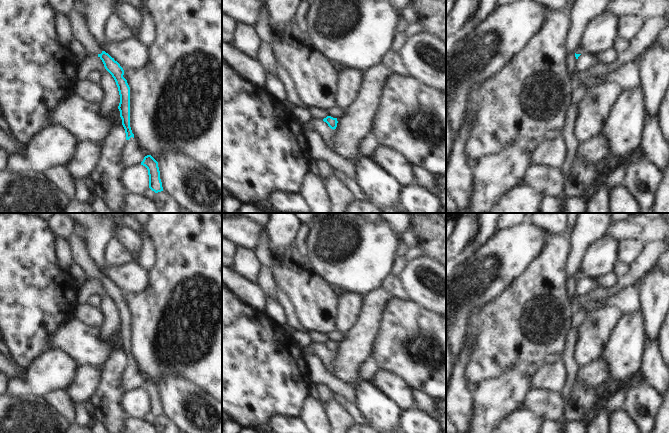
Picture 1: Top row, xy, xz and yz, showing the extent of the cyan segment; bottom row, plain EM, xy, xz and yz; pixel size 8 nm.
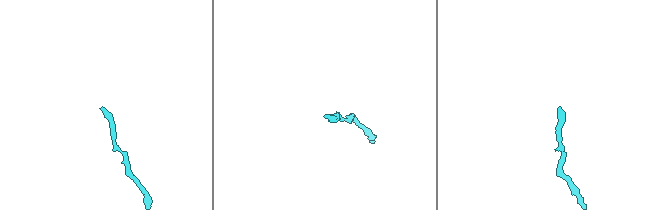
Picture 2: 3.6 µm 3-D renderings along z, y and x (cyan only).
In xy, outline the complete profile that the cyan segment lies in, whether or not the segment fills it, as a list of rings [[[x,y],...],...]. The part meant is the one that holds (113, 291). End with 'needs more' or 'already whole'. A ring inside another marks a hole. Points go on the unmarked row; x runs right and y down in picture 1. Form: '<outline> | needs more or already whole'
[[[74,232],[67,240],[72,253],[73,262],[82,267],[87,279],[97,279],[103,286],[105,293],[112,299],[118,311],[120,327],[118,333],[122,343],[122,349],[125,353],[126,364],[134,362],[130,351],[130,311],[127,304],[123,301],[124,294],[120,288],[114,284],[108,277],[102,274],[92,263],[88,254],[86,243]]] | needs more

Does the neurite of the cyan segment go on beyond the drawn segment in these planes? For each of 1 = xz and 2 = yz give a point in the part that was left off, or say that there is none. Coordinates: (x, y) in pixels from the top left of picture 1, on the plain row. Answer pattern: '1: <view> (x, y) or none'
1: none
2: yz (579, 274)

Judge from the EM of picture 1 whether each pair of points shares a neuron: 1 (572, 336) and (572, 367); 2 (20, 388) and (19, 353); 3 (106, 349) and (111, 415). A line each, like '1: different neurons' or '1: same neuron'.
1: same neuron
2: different neurons
3: different neurons

